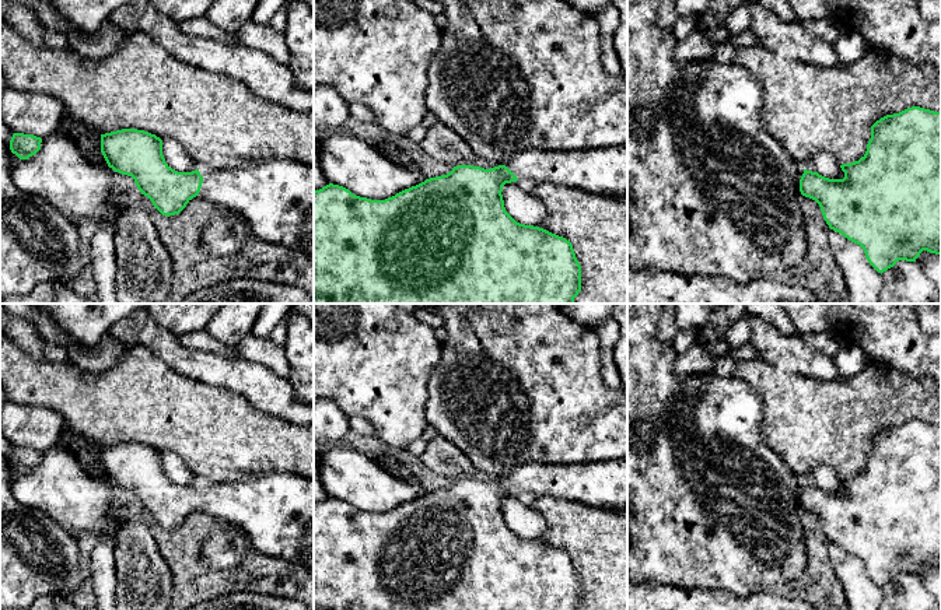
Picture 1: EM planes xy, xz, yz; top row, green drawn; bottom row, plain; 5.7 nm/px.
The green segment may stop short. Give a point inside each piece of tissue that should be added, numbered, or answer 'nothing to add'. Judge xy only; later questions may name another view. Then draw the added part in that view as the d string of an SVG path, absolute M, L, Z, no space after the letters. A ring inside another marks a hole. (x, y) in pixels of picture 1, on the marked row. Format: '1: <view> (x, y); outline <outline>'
1: xy (275, 196); outline M276 158L246 161L237 159L228 169L199 169L203 183L199 194L220 208L241 215L253 235L265 242L279 243L302 252L314 260L314 166L295 159Z

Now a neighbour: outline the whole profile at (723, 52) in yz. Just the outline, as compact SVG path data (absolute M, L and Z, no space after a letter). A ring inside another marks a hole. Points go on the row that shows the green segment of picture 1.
M720 42L714 46L713 59L718 63L734 63L735 48L728 42Z

